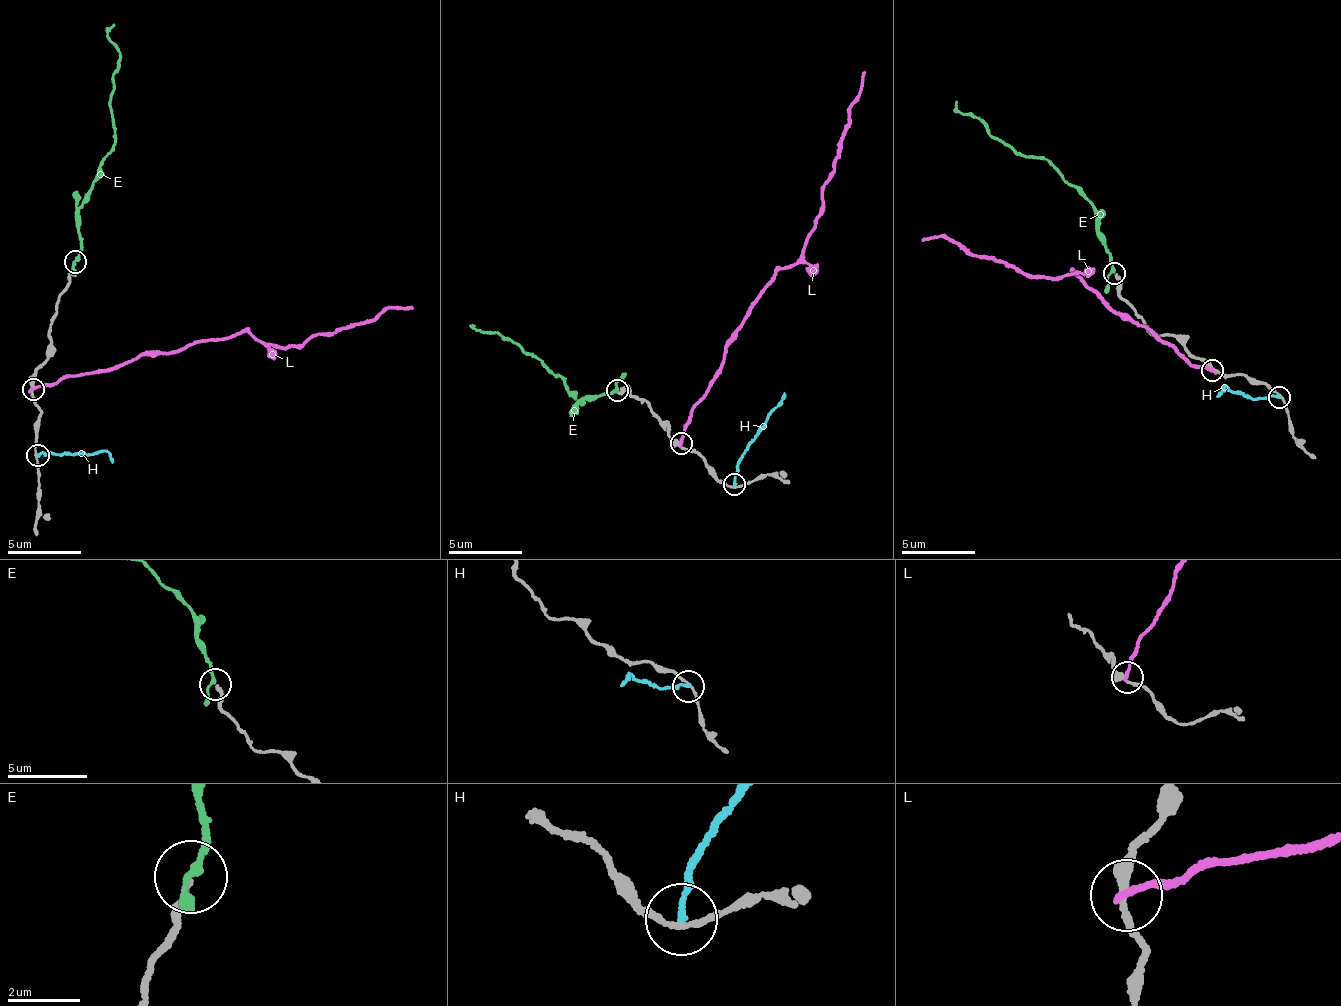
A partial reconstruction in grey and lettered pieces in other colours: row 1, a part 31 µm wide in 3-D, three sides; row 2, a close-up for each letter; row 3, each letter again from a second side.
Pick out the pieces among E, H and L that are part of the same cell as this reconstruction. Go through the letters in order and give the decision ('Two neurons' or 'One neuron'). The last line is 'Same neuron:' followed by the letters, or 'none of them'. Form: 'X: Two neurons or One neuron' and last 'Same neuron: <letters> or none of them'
E: One neuron
H: Two neurons
L: Two neurons
Same neuron: E

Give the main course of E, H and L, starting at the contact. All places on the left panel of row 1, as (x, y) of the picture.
E: (74, 262), (81, 248), (79, 205), (114, 142), (111, 98), (120, 57), (110, 31), (116, 25)
H: (36, 455), (52, 451), (102, 450), (113, 460)
L: (33, 389), (138, 354), (250, 334), (302, 345), (319, 332), (366, 323), (388, 305), (412, 308)

